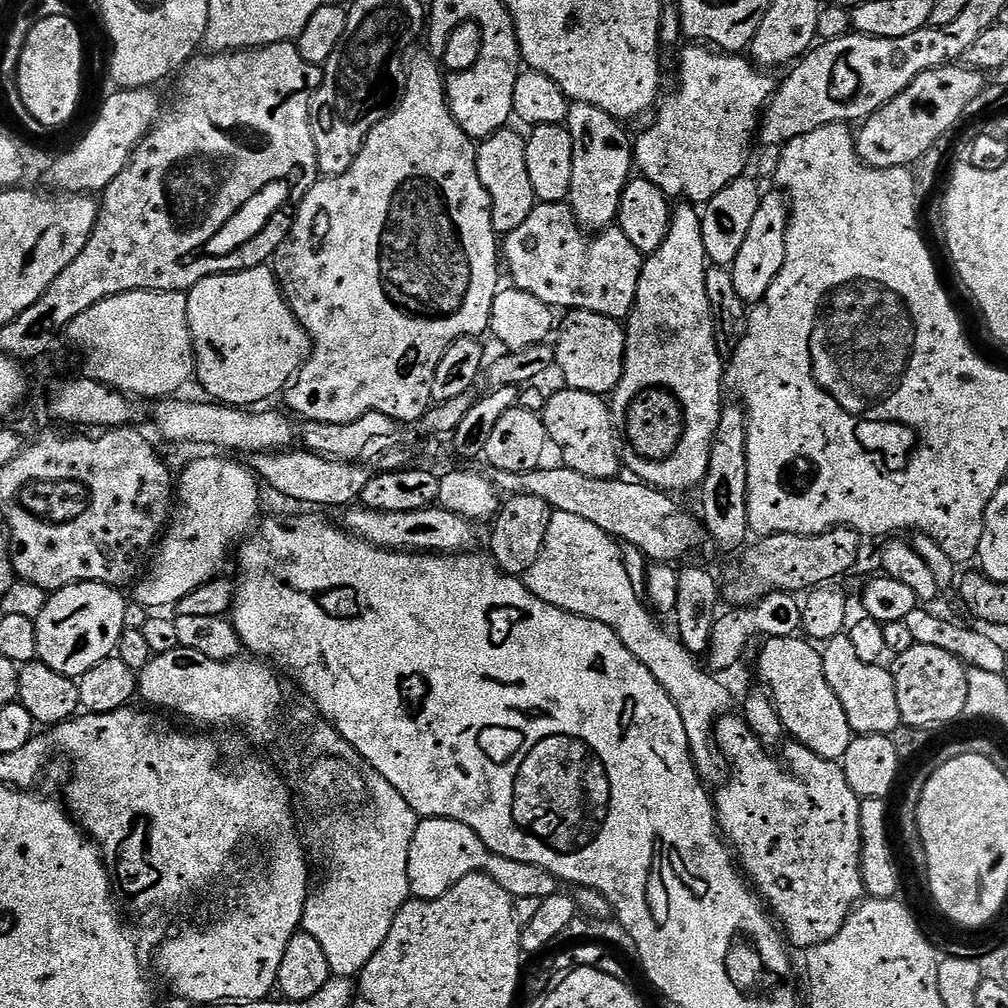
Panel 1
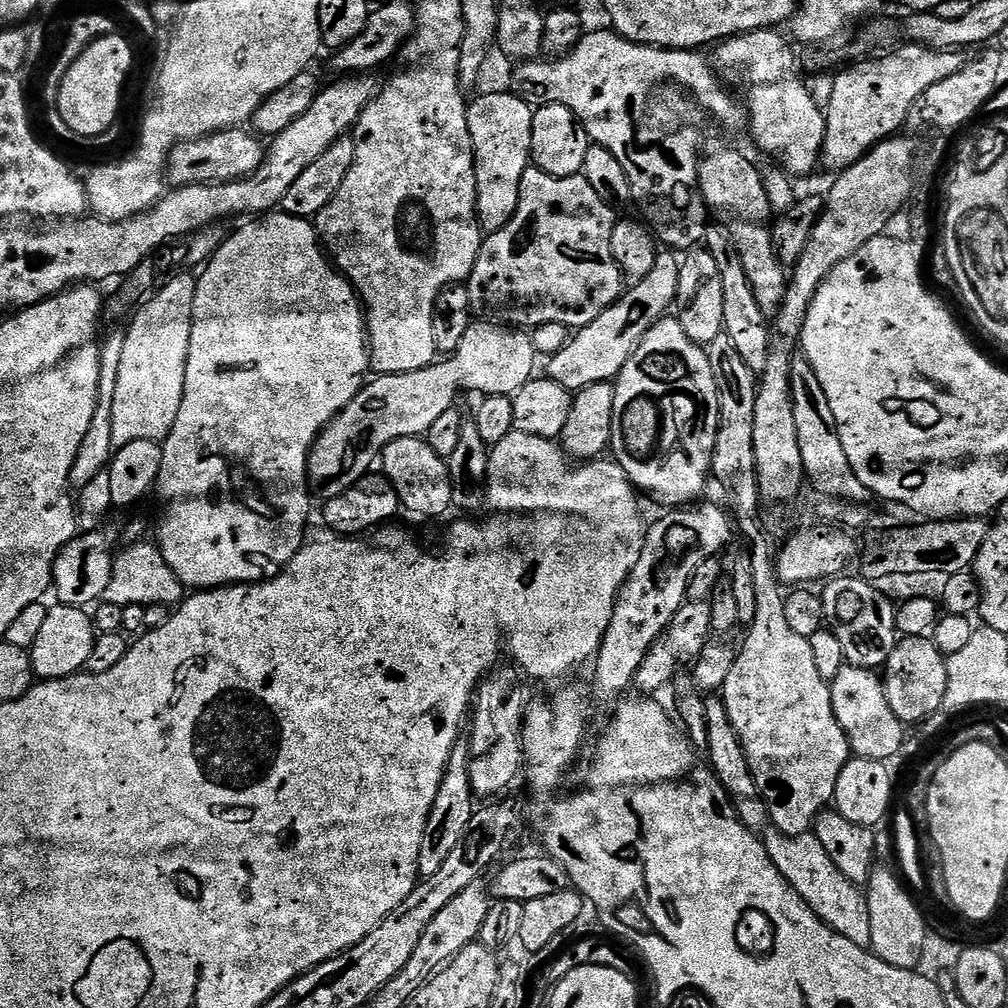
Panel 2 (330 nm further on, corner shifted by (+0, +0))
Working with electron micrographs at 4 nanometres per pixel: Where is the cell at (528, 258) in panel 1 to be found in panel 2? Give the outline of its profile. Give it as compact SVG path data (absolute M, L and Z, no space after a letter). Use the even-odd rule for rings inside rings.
M530 166L526 174L522 174L520 201L514 218L510 218L502 230L489 232L483 237L474 270L466 281L473 313L485 312L488 315L485 317L499 318L524 330L550 322L579 330L594 322L602 310L620 299L626 284L611 250L611 235L618 219L617 213L612 212L615 212L613 205L600 197L583 174L551 176Z

